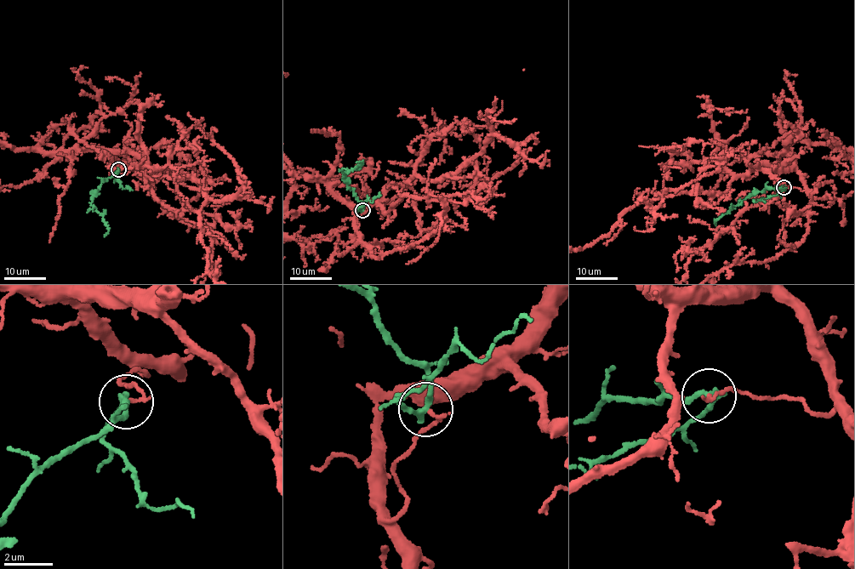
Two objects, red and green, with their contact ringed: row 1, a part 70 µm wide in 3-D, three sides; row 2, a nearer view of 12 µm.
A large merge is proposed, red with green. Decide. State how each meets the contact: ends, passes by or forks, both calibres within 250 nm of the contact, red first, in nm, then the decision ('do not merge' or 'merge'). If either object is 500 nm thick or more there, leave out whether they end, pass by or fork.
red ends | green passes by | 160/260 nm | do not merge

